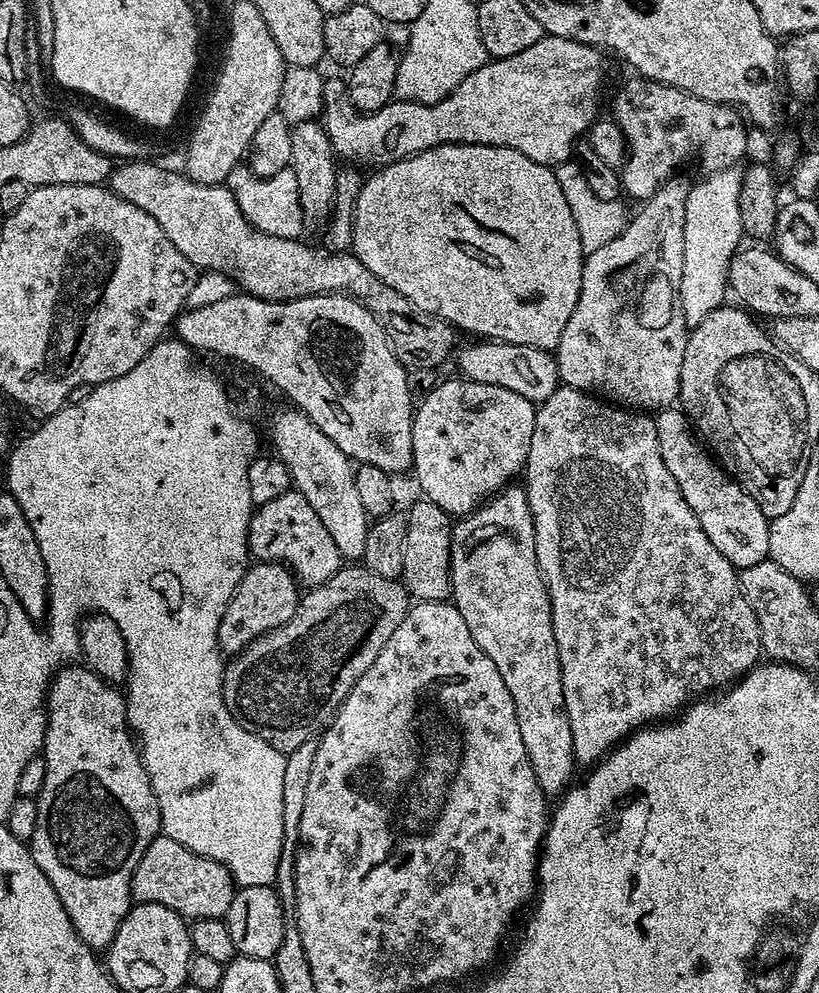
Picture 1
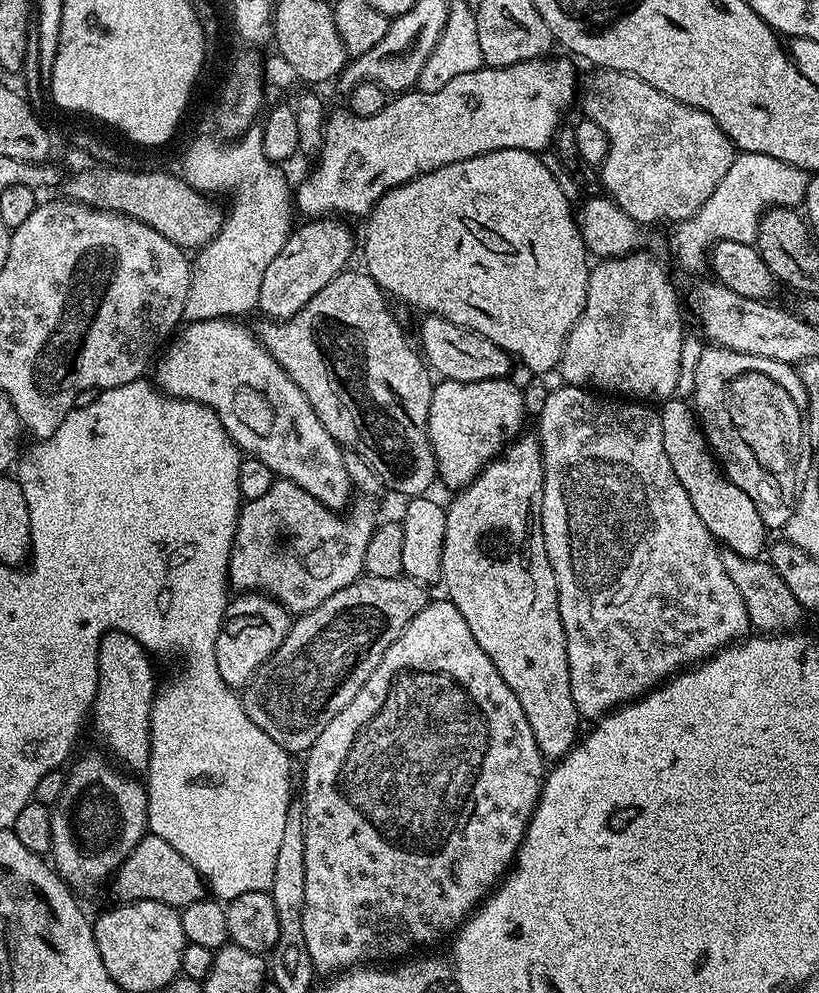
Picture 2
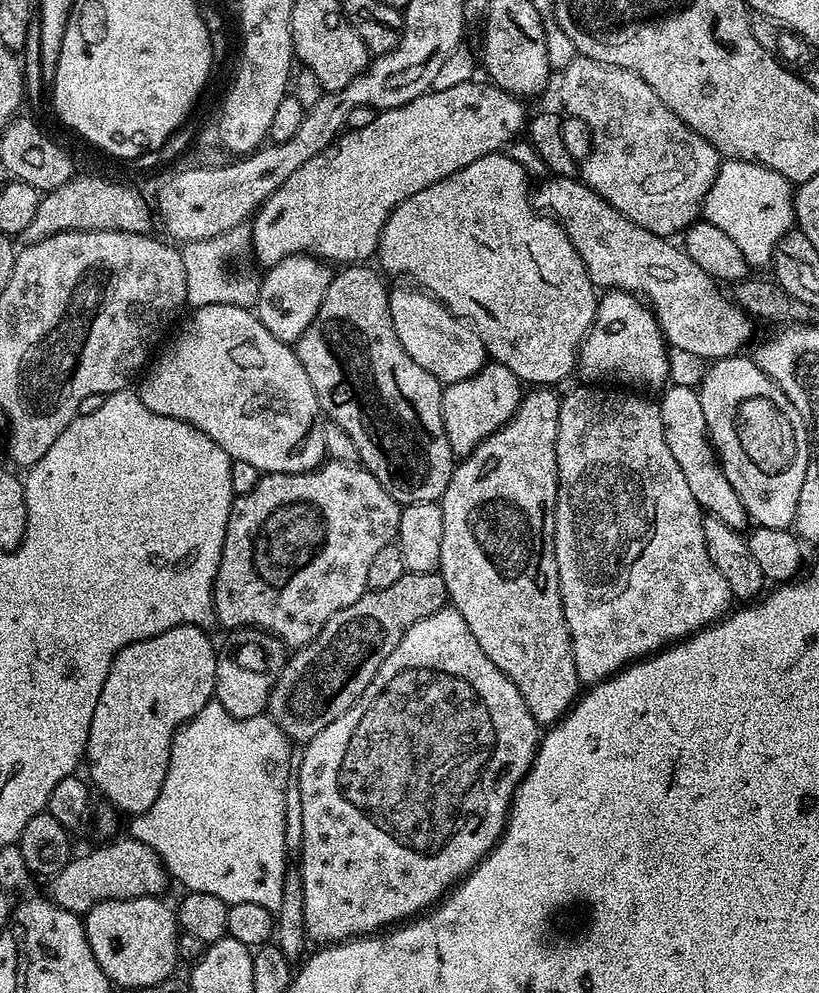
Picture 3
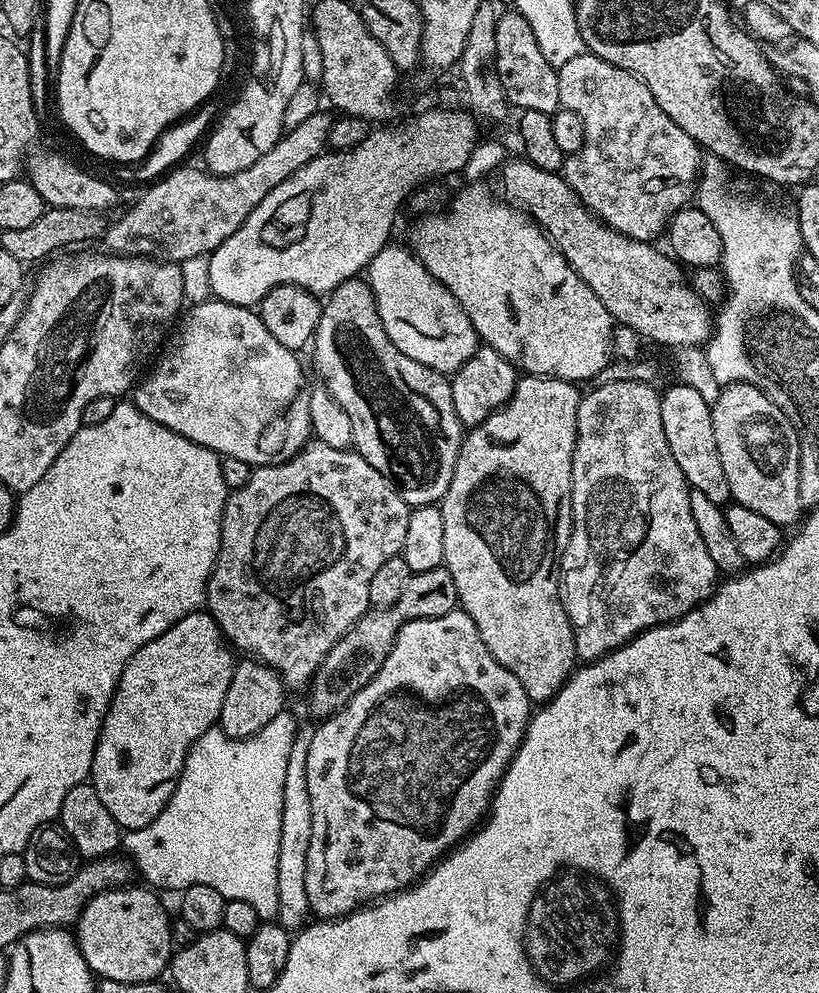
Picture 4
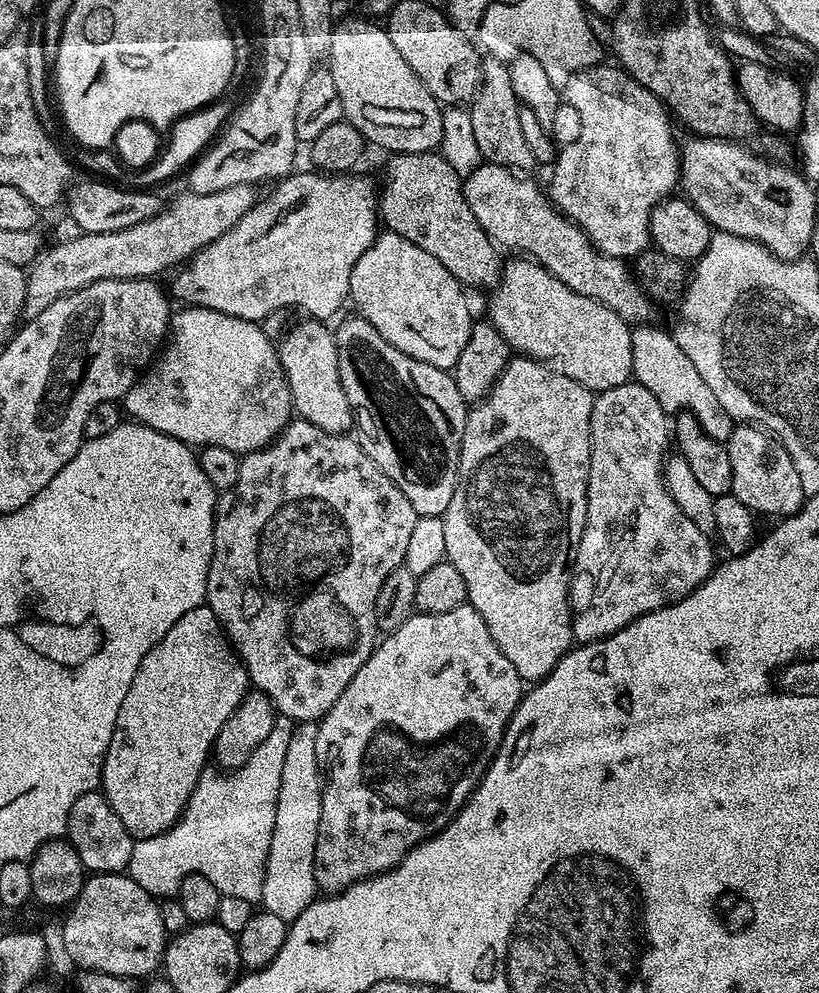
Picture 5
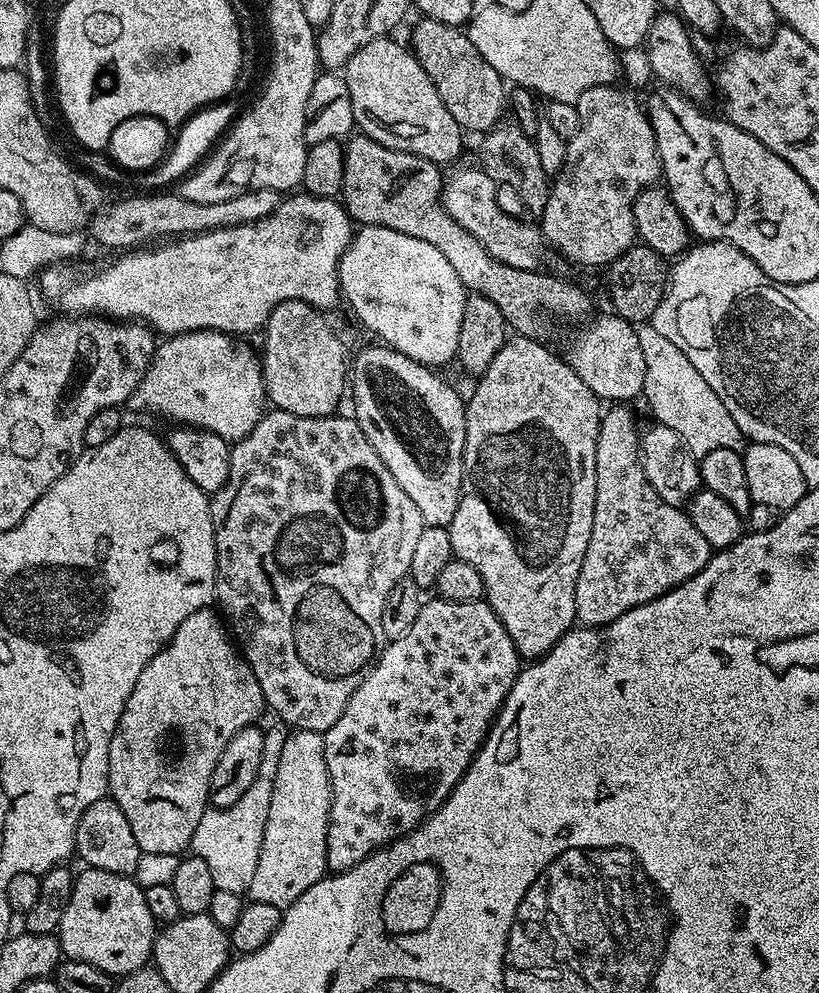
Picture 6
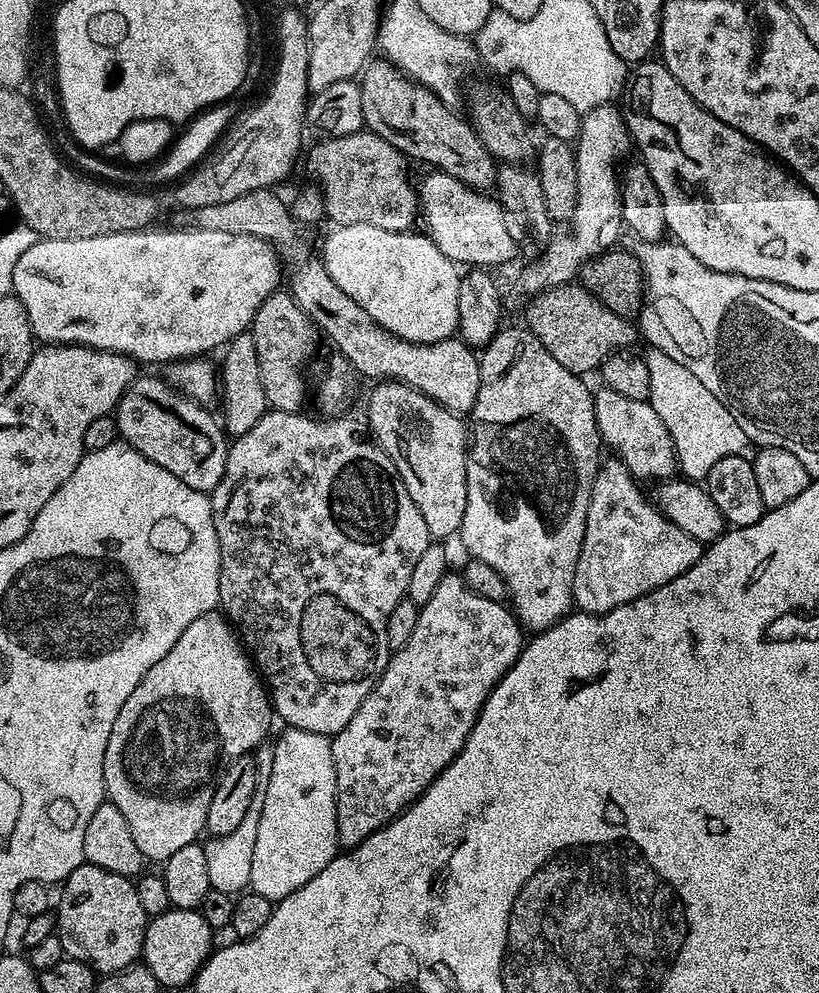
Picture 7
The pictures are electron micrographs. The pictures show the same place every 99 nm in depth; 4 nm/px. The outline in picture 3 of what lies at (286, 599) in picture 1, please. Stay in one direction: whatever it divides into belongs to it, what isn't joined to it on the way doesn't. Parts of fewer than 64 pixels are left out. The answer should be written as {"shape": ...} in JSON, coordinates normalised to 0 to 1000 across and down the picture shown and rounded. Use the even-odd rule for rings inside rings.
{"shape":[[[302,630],[284,635],[282,640],[283,650],[264,662],[263,708],[292,725],[324,720],[337,682],[347,674],[349,650],[328,636]]]}

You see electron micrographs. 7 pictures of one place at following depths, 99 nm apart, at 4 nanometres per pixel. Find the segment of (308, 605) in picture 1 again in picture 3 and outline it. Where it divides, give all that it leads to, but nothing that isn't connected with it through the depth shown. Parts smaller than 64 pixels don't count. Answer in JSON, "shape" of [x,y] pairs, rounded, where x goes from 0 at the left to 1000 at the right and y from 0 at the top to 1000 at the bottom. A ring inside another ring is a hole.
{"shape":[[[495,575],[481,590],[446,596],[437,606],[427,606],[427,610],[403,621],[379,648],[360,654],[348,664],[347,674],[337,682],[327,704],[326,720],[349,738],[353,746],[381,745],[398,735],[408,723],[432,711],[496,634],[501,634],[505,626],[525,622],[525,618],[540,614],[547,607],[545,586],[536,575]]]}

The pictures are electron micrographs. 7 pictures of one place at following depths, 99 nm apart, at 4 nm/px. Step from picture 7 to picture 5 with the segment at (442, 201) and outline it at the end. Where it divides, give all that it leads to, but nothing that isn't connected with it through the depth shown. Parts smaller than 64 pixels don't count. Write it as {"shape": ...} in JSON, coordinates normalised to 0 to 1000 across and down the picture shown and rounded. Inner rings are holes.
{"shape":[[[587,163],[574,176],[565,178],[567,198],[574,211],[579,211],[579,220],[584,220],[584,228],[612,251],[621,250],[625,256],[654,263],[672,272],[676,280],[691,284],[696,292],[735,304],[768,327],[792,325],[797,321],[799,303],[781,290],[773,271],[768,267],[766,270],[758,259],[731,254],[716,235],[680,211],[665,190],[663,193],[652,182],[635,177],[639,176],[624,169]]]}

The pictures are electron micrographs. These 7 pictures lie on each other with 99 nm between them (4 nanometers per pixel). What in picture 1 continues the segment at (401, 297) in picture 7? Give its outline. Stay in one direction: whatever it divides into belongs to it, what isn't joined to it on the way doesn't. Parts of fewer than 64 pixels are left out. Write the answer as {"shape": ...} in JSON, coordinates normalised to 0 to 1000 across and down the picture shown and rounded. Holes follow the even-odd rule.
{"shape":[[[609,344],[576,345],[581,346],[560,351],[562,367],[569,373],[568,378],[573,383],[628,393],[628,397],[637,397],[637,401],[656,409],[663,407],[664,403],[672,401],[679,392],[685,390],[686,384],[679,368],[679,360],[668,350]]]}

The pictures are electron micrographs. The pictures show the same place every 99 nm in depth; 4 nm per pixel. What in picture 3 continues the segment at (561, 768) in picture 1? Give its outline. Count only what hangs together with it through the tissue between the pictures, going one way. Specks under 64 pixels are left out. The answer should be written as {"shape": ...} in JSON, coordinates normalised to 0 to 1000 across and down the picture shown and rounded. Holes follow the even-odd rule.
{"shape":[[[654,389],[650,395],[639,400],[632,413],[624,419],[612,431],[601,435],[573,459],[565,460],[553,470],[552,480],[545,489],[541,499],[535,507],[540,514],[540,558],[537,559],[537,581],[545,586],[545,594],[551,611],[569,622],[569,630],[574,630],[574,638],[584,642],[584,651],[589,651],[589,659],[632,691],[632,699],[637,699],[637,707],[642,707],[642,715],[653,723],[656,730],[673,731],[684,726],[698,710],[706,704],[706,698],[711,690],[703,672],[701,671],[701,659],[698,658],[698,644],[691,630],[689,611],[684,601],[684,587],[681,586],[681,566],[676,554],[676,518],[679,517],[679,498],[681,497],[681,461],[679,460],[679,442],[681,441],[681,413],[685,400],[678,399],[675,392],[669,389]]]}

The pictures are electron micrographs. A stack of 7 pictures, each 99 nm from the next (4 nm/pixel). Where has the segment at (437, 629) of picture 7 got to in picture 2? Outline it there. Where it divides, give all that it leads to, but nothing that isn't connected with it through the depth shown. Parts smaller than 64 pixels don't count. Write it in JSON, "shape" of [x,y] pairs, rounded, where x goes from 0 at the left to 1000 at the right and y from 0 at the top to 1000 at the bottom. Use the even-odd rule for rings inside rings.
{"shape":[[[546,602],[529,603],[498,627],[496,634],[491,634],[491,638],[480,647],[476,655],[471,655],[471,659],[466,663],[466,667],[462,667],[457,679],[452,679],[452,683],[447,683],[447,691],[442,691],[442,695],[437,695],[437,699],[432,699],[432,707],[427,707],[427,711],[422,711],[422,715],[418,715],[418,719],[413,719],[403,727],[403,731],[398,731],[398,735],[393,735],[393,739],[388,739],[388,743],[381,748],[370,765],[371,799],[369,799],[369,805],[371,808],[371,839],[374,840],[374,912],[369,920],[369,937],[374,941],[374,954],[379,957],[379,965],[383,965],[383,973],[387,980],[391,981],[396,981],[396,979],[414,981],[436,973],[453,972],[455,969],[474,969],[469,967],[484,969],[497,964],[493,962],[497,961],[498,955],[505,954],[507,951],[527,951],[531,947],[540,946],[541,943],[551,944],[562,932],[581,917],[582,913],[590,910],[597,898],[614,886],[621,874],[626,873],[630,857],[635,855],[635,849],[640,847],[645,829],[652,820],[654,809],[659,806],[659,797],[667,780],[664,760],[657,755],[657,747],[652,747],[647,727],[642,727],[642,719],[637,719],[637,710],[632,708],[632,703],[628,703],[628,695],[623,695],[623,691],[618,691],[613,679],[608,679],[608,675],[603,671],[603,667],[598,667],[593,655],[589,655],[584,651],[579,638],[574,638],[574,630],[569,630],[569,622],[564,622],[564,618],[559,618],[559,610],[554,610],[552,605]]]}

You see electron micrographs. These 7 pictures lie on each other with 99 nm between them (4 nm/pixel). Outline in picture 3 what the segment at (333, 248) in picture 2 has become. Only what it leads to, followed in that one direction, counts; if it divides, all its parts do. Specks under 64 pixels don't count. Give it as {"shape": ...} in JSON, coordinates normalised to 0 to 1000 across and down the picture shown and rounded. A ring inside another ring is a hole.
{"shape":[[[375,256],[352,258],[331,267],[317,286],[310,305],[310,313],[325,332],[341,343],[360,345],[387,318],[405,283],[407,273],[387,259]]]}

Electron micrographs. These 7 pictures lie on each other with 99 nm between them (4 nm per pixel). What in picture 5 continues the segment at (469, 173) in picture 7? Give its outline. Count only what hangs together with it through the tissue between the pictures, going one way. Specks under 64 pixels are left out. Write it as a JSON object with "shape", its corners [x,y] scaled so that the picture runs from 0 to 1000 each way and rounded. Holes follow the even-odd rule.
{"shape":[[[443,19],[415,20],[409,25],[398,59],[403,75],[408,75],[413,99],[418,99],[419,120],[430,124],[451,146],[460,145],[474,155],[536,150],[545,137],[540,106],[486,54],[473,27],[463,28],[463,23]]]}

